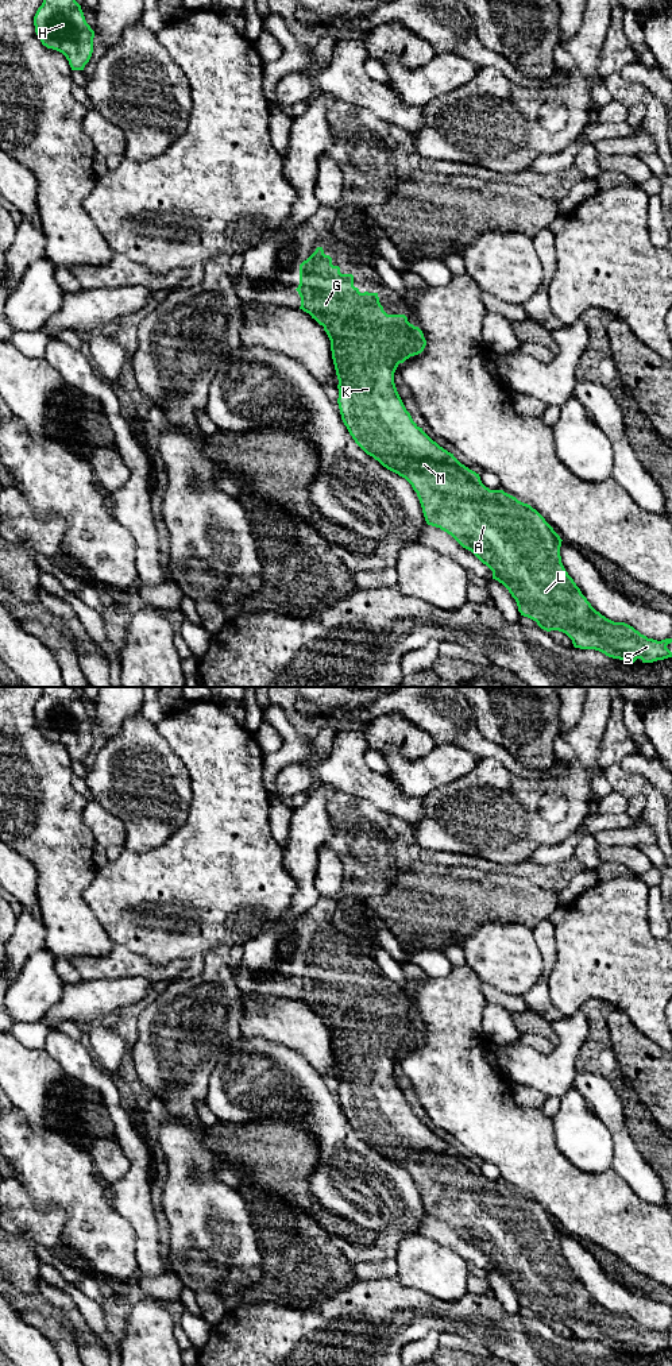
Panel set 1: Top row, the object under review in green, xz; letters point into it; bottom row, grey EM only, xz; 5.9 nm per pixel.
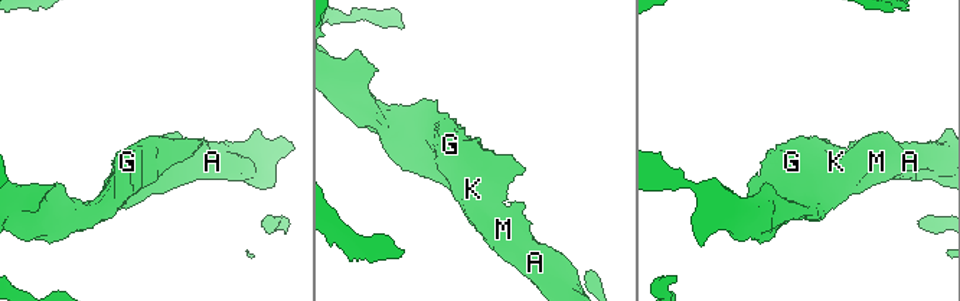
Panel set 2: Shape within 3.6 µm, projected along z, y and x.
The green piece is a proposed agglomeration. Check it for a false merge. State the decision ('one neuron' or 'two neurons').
one neuron

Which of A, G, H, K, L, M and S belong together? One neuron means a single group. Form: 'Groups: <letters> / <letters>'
Groups: A G H K L M S

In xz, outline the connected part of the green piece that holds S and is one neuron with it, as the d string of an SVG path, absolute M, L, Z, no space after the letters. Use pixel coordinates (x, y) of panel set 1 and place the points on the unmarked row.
M317 938L300 956L300 976L296 981L301 988L300 1000L323 1016L331 1031L332 1050L339 1070L337 1095L344 1116L367 1146L412 1176L428 1216L451 1226L486 1255L493 1262L493 1270L502 1274L515 1290L521 1307L536 1312L547 1323L565 1324L575 1339L595 1340L609 1348L630 1354L637 1350L642 1354L653 1354L672 1348L672 1343L667 1339L672 1330L661 1332L648 1330L633 1317L614 1313L591 1297L561 1254L563 1231L536 1200L503 1181L486 1178L479 1165L461 1155L453 1145L440 1138L413 1112L397 1083L394 1064L399 1054L424 1042L426 1031L418 1018L410 1015L405 1006L387 1006L379 993L378 984L360 984L354 977L354 966L341 965L340 958L332 956L332 949L324 945L323 938Z

